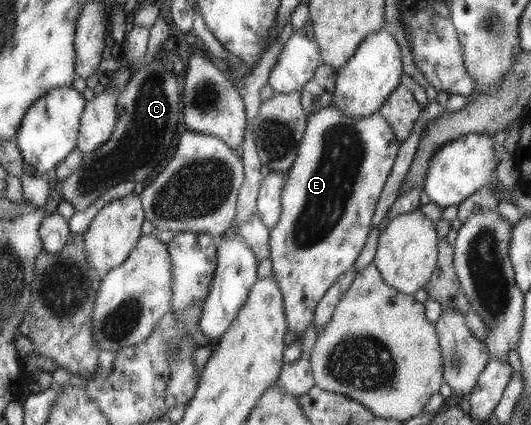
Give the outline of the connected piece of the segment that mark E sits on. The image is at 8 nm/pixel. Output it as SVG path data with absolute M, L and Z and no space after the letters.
M331 105L308 118L302 144L299 145L299 156L286 172L279 224L271 230L273 275L284 294L287 329L295 334L296 339L303 340L303 334L312 324L315 310L328 289L355 265L367 242L378 196L384 190L400 145L394 129L379 112L356 117L343 114L340 108Z

